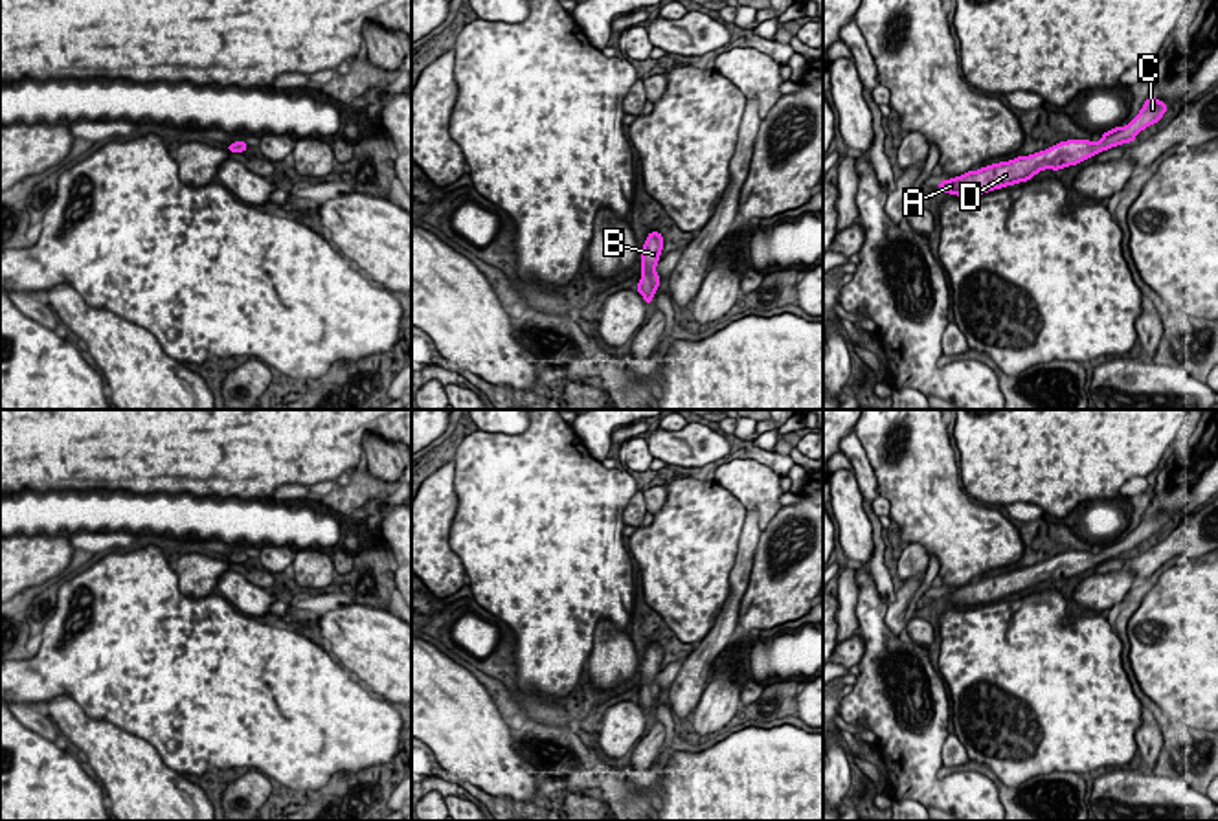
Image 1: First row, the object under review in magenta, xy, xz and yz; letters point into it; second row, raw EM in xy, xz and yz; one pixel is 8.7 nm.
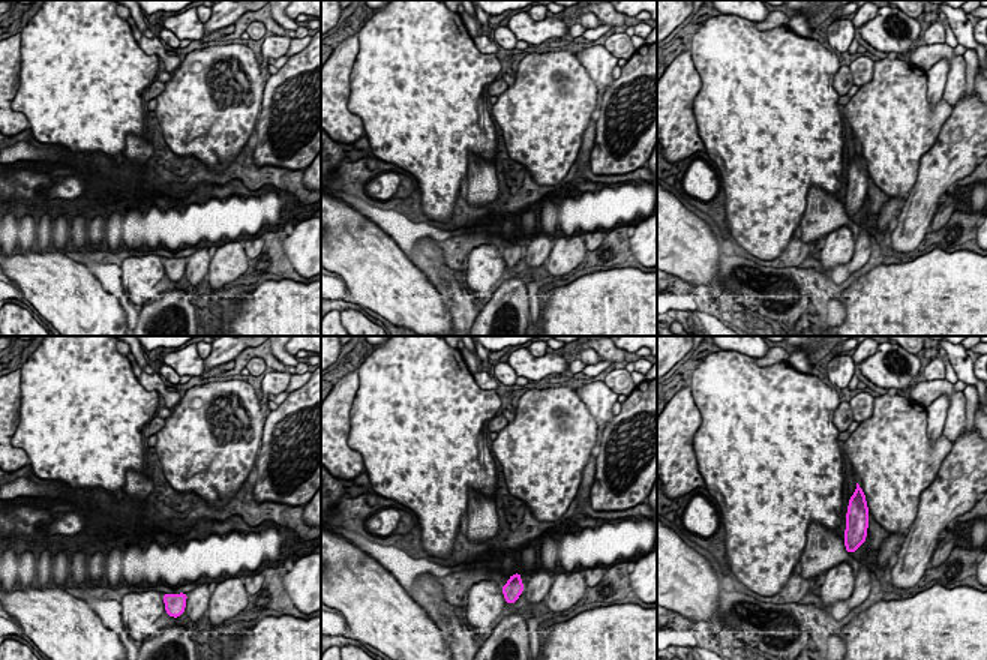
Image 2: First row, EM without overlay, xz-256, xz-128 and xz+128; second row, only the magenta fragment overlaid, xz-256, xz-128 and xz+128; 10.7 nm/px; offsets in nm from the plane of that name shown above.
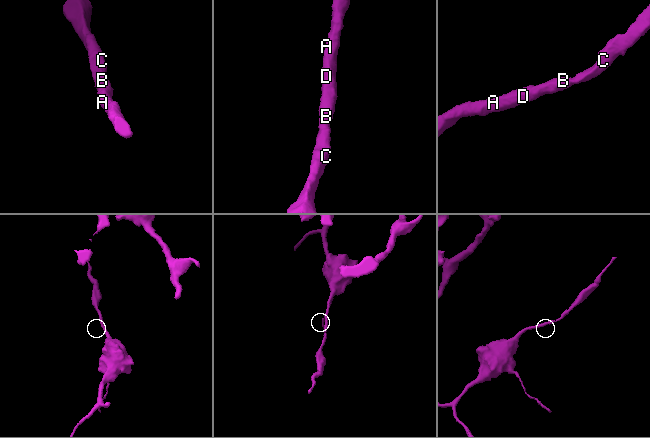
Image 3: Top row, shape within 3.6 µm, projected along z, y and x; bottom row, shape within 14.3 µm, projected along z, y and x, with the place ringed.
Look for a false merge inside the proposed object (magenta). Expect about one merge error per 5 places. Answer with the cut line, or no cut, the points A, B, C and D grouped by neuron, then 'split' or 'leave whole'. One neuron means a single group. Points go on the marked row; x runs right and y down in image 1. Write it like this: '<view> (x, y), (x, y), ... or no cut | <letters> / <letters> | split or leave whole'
no cut | A B C D | leave whole

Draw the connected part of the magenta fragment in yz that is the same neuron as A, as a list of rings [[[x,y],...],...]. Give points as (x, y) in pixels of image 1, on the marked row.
[[[1150,96],[1141,112],[1126,127],[1106,130],[1099,143],[1089,140],[1060,141],[1029,156],[1018,156],[1010,162],[992,163],[979,171],[968,171],[966,174],[942,180],[939,182],[939,189],[957,197],[983,195],[1020,182],[1029,182],[1043,169],[1058,171],[1077,165],[1100,151],[1133,141],[1141,130],[1157,123],[1167,108],[1168,107],[1163,101]]]

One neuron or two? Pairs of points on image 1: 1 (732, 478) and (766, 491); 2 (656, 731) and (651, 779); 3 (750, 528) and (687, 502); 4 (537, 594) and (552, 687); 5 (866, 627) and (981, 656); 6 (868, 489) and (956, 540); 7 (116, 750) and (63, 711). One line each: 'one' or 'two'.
1: one
2: one
3: two
4: one
5: two
6: two
7: one

